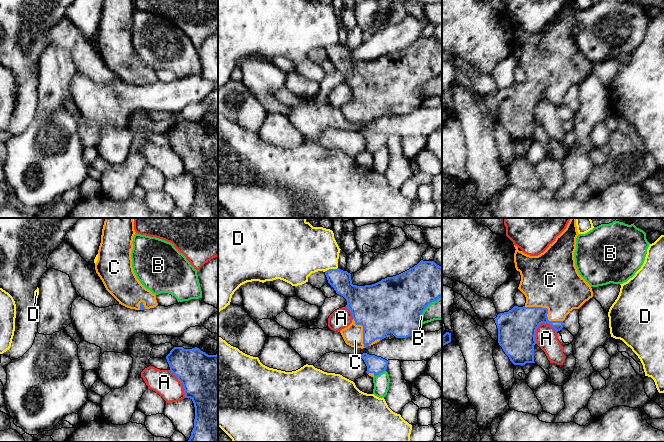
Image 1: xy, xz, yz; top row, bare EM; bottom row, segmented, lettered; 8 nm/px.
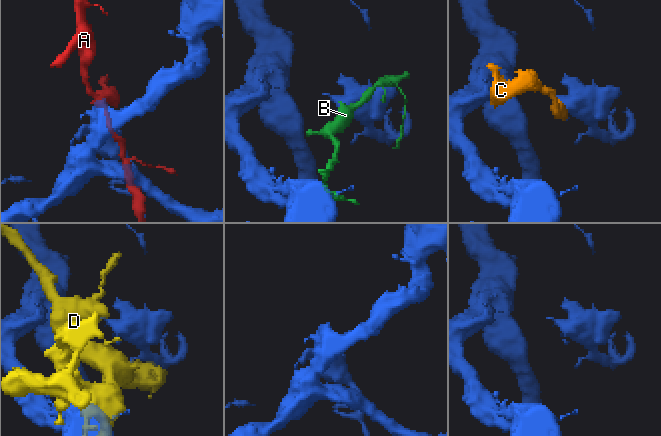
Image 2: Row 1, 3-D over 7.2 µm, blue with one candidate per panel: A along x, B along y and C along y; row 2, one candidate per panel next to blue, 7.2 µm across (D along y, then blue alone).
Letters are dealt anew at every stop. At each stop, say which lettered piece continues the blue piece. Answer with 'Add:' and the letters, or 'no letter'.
Add: C

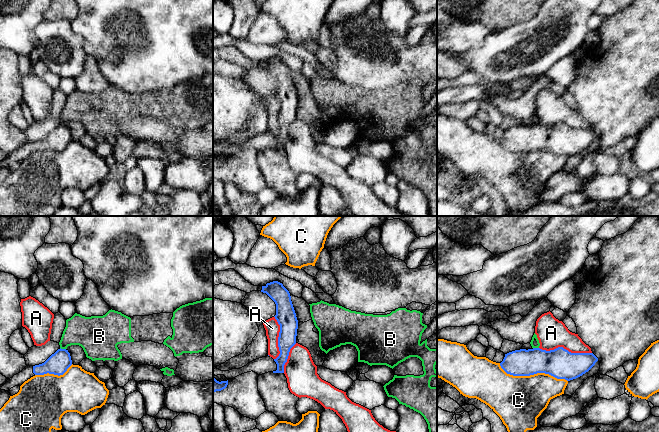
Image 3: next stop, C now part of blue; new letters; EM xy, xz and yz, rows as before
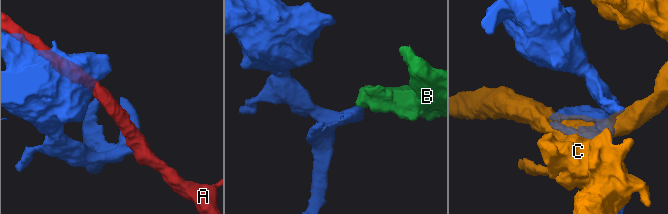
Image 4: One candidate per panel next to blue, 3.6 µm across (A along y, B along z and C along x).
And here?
Add: no letter

